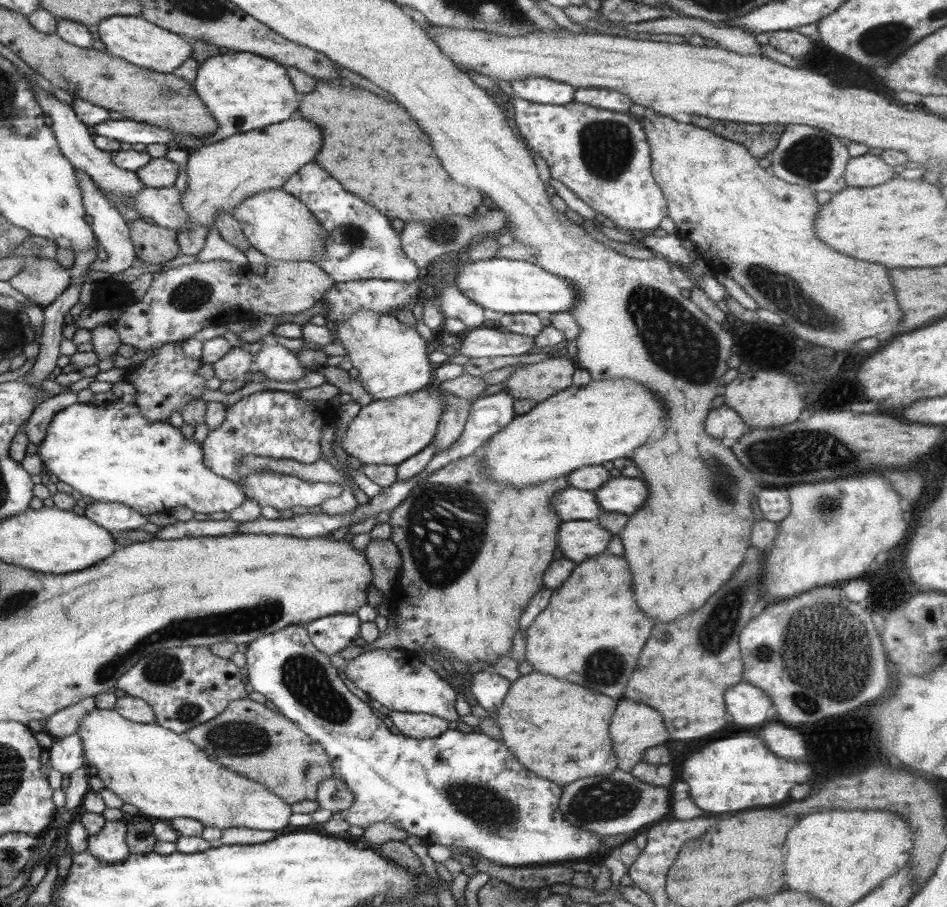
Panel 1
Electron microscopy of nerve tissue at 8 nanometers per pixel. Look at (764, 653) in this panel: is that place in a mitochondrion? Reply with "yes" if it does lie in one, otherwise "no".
yes

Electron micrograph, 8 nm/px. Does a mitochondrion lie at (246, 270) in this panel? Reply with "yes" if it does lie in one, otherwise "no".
no

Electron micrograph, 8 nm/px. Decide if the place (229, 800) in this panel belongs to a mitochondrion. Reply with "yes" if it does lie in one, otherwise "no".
no

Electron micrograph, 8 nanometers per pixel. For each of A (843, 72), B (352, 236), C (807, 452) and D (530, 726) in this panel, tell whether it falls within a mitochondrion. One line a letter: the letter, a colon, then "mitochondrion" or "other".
A: mitochondrion
B: mitochondrion
C: mitochondrion
D: other

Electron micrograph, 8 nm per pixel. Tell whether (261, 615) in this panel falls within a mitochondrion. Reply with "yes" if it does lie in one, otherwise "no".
yes

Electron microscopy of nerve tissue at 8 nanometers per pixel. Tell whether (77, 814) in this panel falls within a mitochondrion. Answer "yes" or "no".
no

